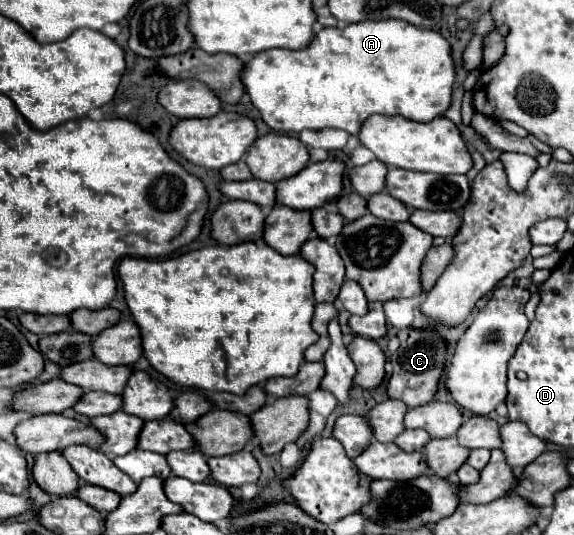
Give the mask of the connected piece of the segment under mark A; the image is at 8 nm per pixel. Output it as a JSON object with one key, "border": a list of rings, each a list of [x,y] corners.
{"border":[[[399,19],[361,21],[345,29],[323,27],[305,49],[267,49],[249,59],[241,69],[241,83],[263,121],[279,133],[299,133],[303,129],[343,129],[357,135],[361,123],[371,115],[401,115],[411,121],[431,121],[451,105],[455,69],[451,47],[441,33],[419,29]]]}

